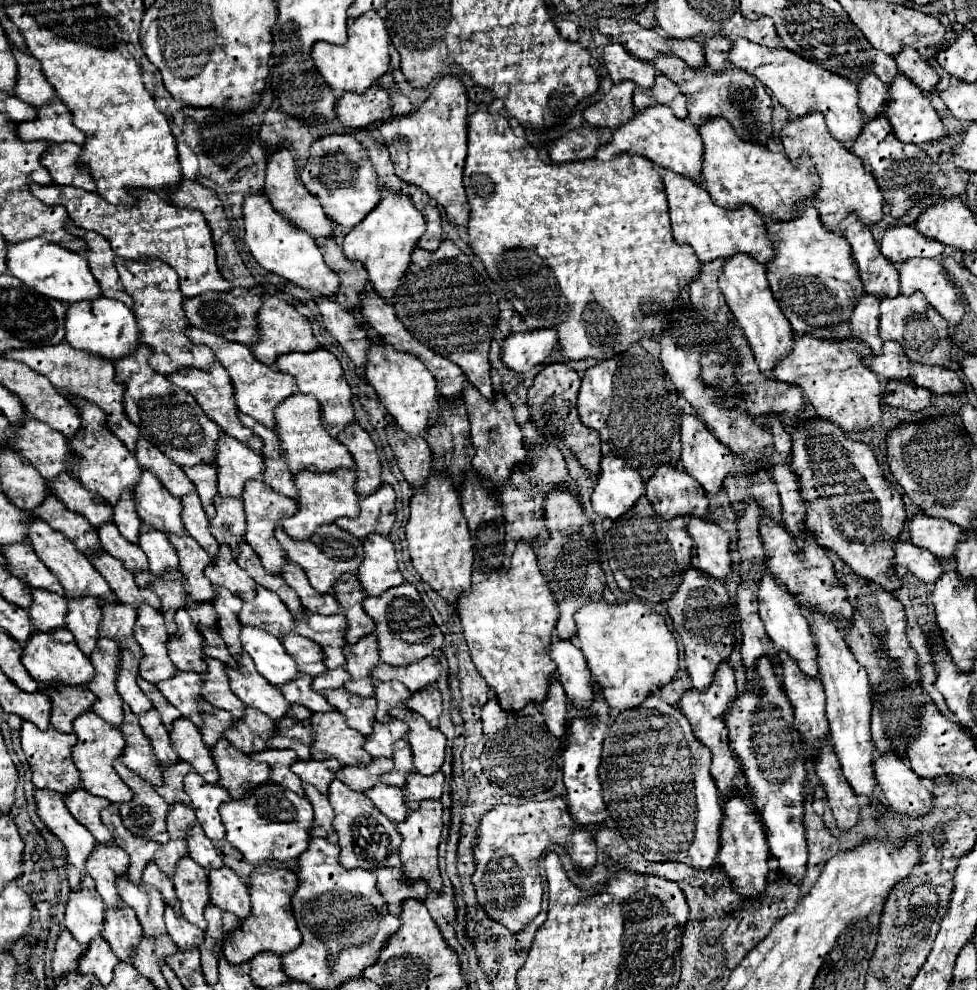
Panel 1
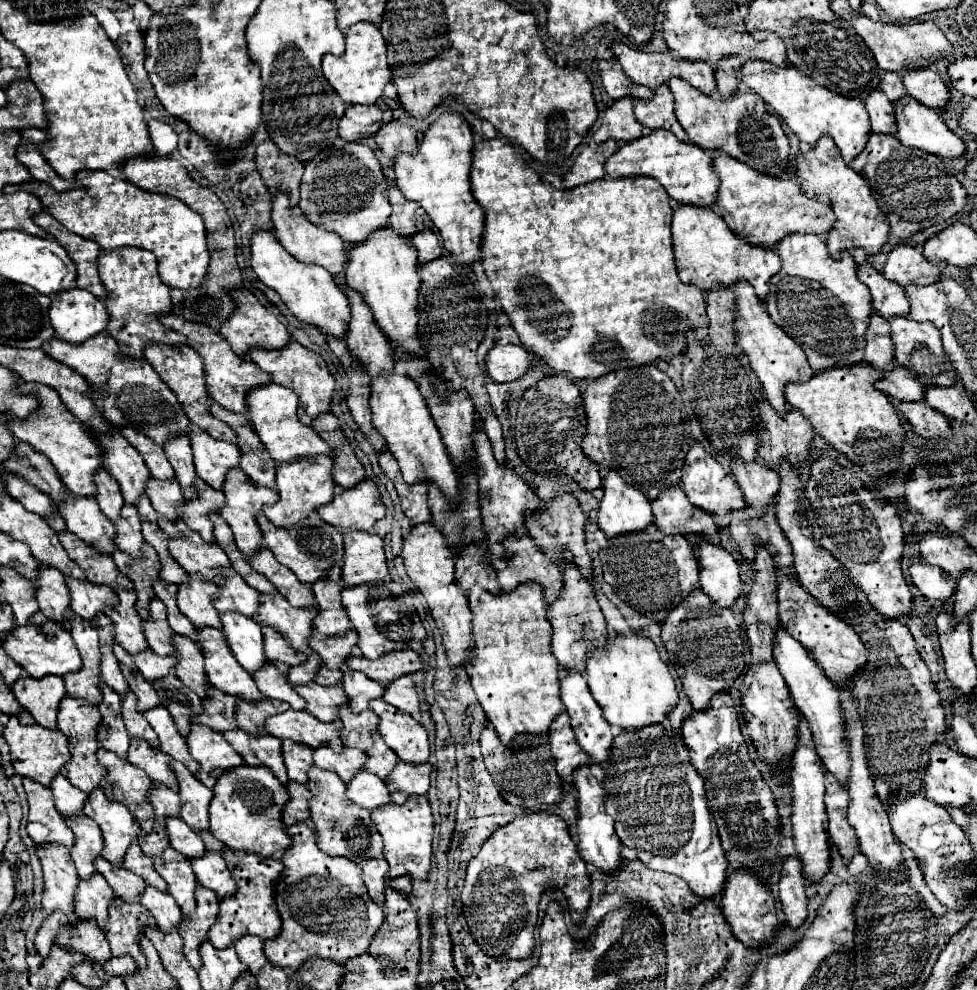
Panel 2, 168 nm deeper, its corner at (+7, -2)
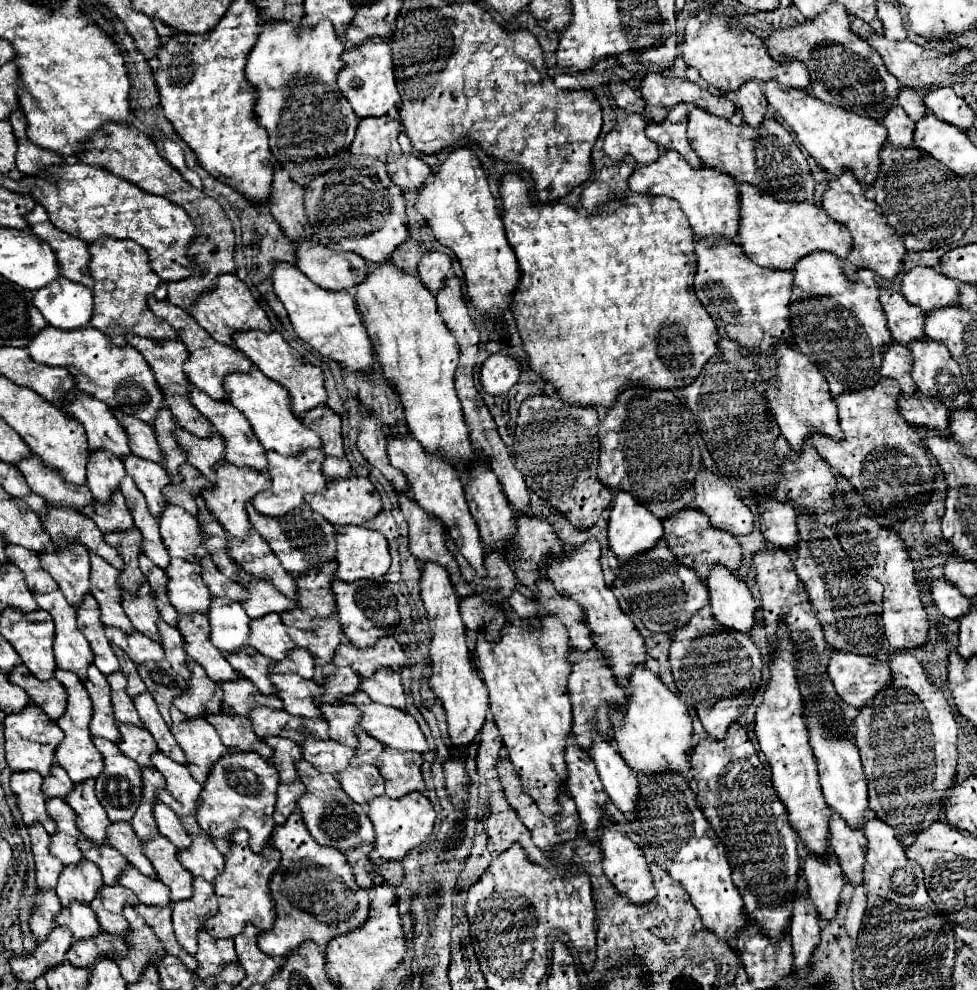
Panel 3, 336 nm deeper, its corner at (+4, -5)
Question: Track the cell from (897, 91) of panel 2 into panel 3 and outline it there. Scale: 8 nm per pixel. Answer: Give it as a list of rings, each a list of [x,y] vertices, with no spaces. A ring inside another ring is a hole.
[[[901,89],[899,97],[897,97],[897,105],[905,107],[907,115],[911,115],[911,119],[917,123],[919,119],[923,119],[923,115],[927,115],[927,107],[919,95],[919,91],[911,91],[911,89]]]

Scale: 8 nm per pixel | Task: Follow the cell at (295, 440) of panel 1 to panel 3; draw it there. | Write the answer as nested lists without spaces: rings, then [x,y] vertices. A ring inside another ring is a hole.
[[[253,367],[247,373],[231,373],[227,379],[223,379],[223,389],[227,395],[227,401],[239,409],[247,421],[251,423],[253,433],[261,441],[261,445],[269,451],[277,451],[281,455],[295,455],[305,449],[319,449],[321,439],[315,435],[315,431],[307,429],[291,411],[291,401],[287,389],[283,389],[279,383],[267,379],[257,367]]]

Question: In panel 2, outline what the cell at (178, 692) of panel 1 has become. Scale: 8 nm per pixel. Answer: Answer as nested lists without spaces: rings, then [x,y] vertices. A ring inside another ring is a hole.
[[[114,644],[114,656],[118,658],[120,664],[136,668],[144,676],[144,680],[148,680],[148,682],[160,680],[160,678],[176,672],[176,658],[172,658],[172,656],[162,658],[152,650],[132,656],[132,654],[124,652],[124,648],[120,648],[120,644]]]

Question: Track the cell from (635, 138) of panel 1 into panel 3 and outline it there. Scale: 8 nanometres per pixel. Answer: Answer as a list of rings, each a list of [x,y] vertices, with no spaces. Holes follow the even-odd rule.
[[[663,151],[655,163],[639,165],[635,169],[629,177],[629,189],[641,195],[665,195],[675,199],[687,215],[693,233],[705,241],[735,241],[735,231],[739,231],[739,187],[735,179],[723,171],[709,167],[693,169],[679,153]]]

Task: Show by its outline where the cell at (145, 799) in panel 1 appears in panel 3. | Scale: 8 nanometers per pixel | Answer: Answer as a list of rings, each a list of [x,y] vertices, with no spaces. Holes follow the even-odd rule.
[[[93,737],[93,743],[99,749],[99,753],[103,755],[103,763],[105,763],[101,775],[95,779],[97,799],[105,807],[111,821],[131,821],[131,817],[133,817],[133,813],[135,813],[135,809],[139,807],[139,801],[141,801],[141,771],[139,771],[139,765],[133,759],[127,759],[113,741],[107,741],[103,737]]]

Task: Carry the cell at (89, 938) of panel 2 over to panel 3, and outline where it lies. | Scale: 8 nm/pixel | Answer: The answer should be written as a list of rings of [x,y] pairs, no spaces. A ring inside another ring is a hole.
[[[71,903],[71,907],[63,907],[59,915],[55,915],[55,923],[73,933],[75,939],[89,939],[99,933],[99,921],[89,905]]]

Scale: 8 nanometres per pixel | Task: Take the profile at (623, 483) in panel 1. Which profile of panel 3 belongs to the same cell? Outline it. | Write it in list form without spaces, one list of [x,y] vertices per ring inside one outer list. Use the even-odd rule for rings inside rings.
[[[619,491],[611,505],[611,519],[609,519],[609,549],[613,555],[627,563],[631,557],[645,553],[657,545],[657,541],[663,539],[663,523],[657,519],[649,509],[639,505],[629,493]]]

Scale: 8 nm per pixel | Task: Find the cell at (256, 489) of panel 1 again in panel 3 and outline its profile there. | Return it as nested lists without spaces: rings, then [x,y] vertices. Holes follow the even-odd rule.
[[[227,459],[223,463],[219,463],[219,467],[215,467],[215,481],[211,485],[211,489],[201,489],[201,497],[207,503],[207,509],[213,513],[213,517],[225,527],[227,533],[231,533],[231,537],[245,537],[251,531],[251,523],[247,519],[247,511],[245,511],[245,501],[249,501],[251,497],[255,497],[259,491],[271,487],[271,479],[267,473],[263,471],[255,471],[249,467],[235,467],[231,463],[227,463]]]

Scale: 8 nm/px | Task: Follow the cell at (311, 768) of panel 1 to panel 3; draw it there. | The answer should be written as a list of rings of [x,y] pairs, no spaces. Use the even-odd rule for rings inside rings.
[[[265,737],[263,741],[275,749],[275,755],[269,761],[279,771],[279,783],[293,783],[297,779],[295,761],[301,759],[301,747],[295,741],[283,737]]]

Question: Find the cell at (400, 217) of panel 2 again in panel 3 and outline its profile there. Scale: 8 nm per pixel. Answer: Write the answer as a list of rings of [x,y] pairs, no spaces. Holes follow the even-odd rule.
[[[409,237],[407,243],[403,243],[403,247],[397,247],[393,251],[391,263],[407,275],[417,275],[417,263],[421,257],[423,257],[423,249],[415,243],[413,237]]]

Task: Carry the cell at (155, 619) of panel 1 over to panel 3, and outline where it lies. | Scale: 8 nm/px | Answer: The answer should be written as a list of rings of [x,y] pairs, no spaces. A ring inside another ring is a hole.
[[[91,555],[91,593],[99,603],[101,621],[109,627],[131,631],[133,625],[123,611],[117,577],[119,571],[115,567],[111,567],[105,559],[99,559],[99,555]]]

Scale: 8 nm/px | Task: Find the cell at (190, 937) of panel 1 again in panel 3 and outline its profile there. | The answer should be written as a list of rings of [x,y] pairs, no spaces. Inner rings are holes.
[[[127,867],[127,871],[123,871],[123,875],[119,875],[119,885],[131,889],[137,899],[145,905],[153,905],[153,907],[165,907],[169,905],[169,891],[167,887],[159,881],[159,879],[151,879],[145,877],[139,869],[135,867]]]

